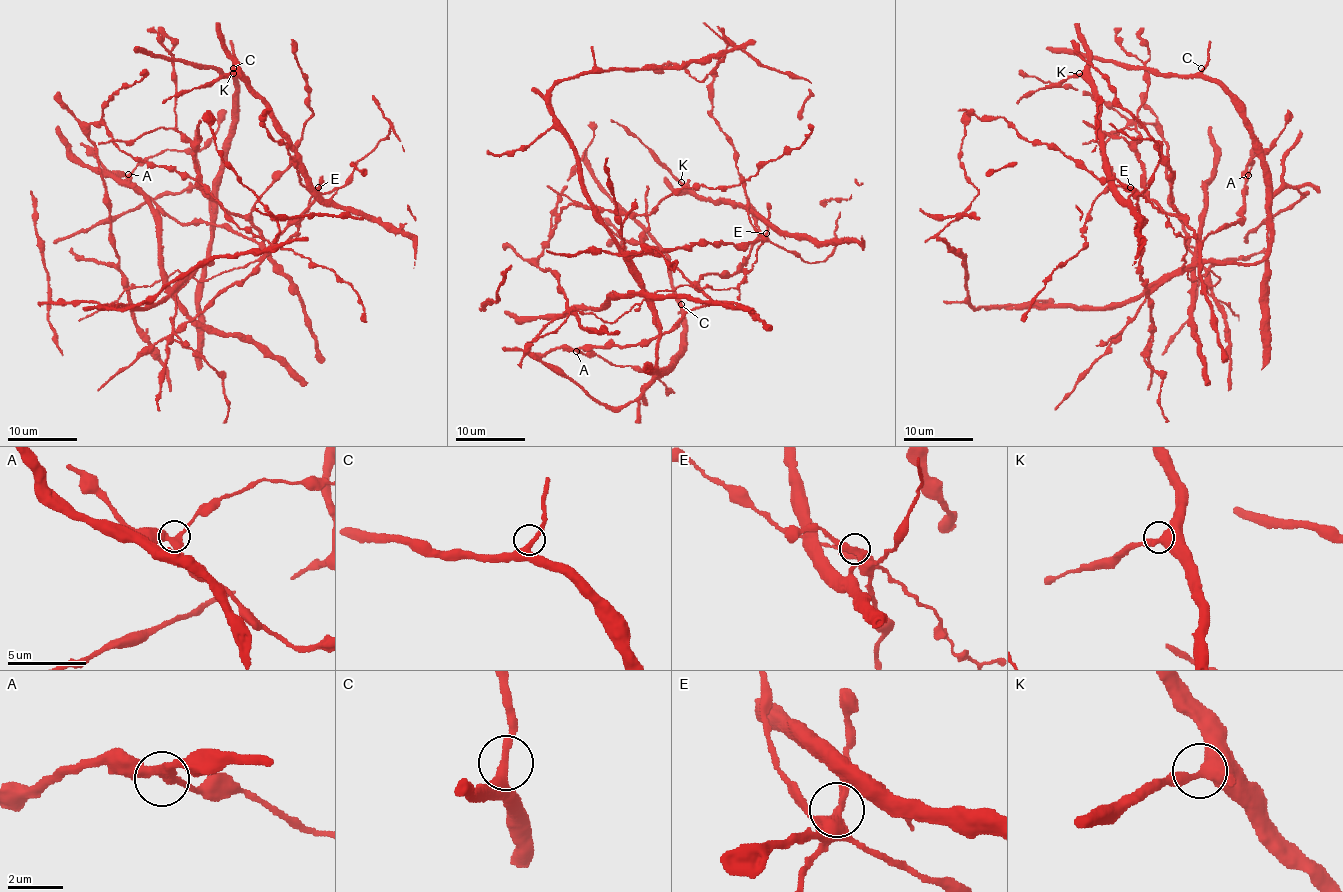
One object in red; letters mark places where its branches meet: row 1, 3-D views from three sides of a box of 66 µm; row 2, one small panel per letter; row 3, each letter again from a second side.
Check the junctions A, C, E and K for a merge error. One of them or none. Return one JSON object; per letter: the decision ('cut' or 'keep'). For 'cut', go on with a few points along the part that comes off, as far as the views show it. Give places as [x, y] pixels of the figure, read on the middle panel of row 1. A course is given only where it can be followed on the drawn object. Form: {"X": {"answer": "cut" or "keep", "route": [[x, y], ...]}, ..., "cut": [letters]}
{"A": {"answer": "keep"}, "C": {"answer": "keep"}, "E": {"answer": "cut", "route": [[766, 233], [752, 268], [735, 287], [656, 290], [613, 322], [573, 310], [557, 329], [527, 341]]}, "K": {"answer": "keep"}, "cut": ["E"]}

